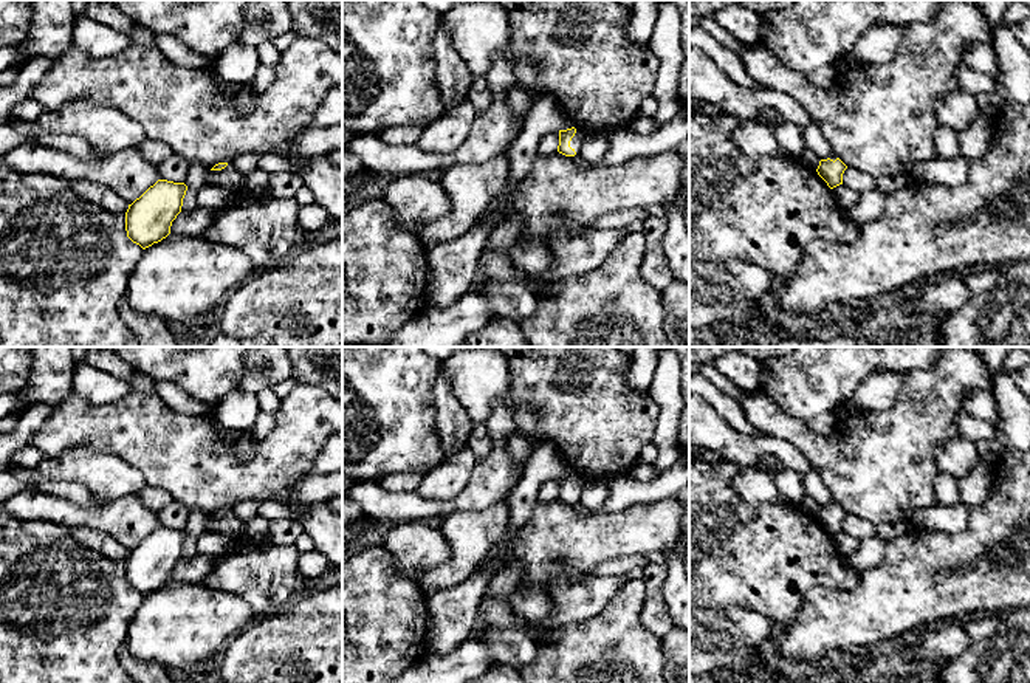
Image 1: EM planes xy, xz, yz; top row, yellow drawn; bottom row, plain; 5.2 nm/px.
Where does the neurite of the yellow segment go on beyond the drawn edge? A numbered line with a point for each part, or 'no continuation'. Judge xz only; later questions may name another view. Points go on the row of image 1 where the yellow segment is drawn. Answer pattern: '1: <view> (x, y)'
1: xz (576, 141)

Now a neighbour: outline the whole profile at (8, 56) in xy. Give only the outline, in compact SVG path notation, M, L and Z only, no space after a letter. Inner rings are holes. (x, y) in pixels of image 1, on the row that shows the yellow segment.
M22 45L0 50L0 73L15 65Z

